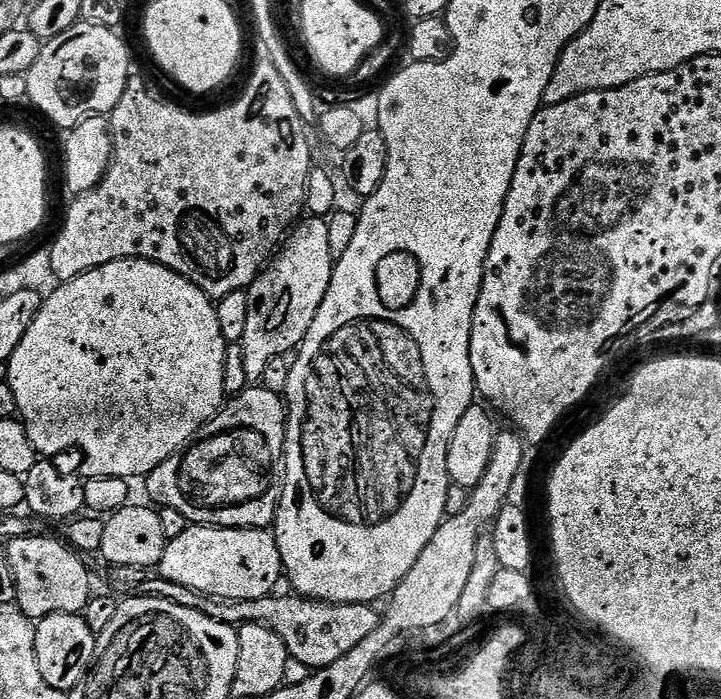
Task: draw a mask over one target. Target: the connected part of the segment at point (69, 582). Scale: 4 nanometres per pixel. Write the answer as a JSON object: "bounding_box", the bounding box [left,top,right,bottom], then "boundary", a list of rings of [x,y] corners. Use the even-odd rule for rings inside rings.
{"bounding_box":[7,534,92,622],"boundary":[[[33,534],[7,541],[9,566],[16,584],[16,602],[34,622],[59,612],[80,614],[92,600],[92,576],[85,561],[67,543],[59,544],[48,534]]]}

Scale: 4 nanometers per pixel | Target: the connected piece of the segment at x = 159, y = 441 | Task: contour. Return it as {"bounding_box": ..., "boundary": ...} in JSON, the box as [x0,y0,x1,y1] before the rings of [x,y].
{"bounding_box":[10,260,229,481],"boundary":[[[122,260],[119,264],[108,264],[96,272],[88,272],[84,276],[71,281],[61,296],[43,305],[40,317],[32,323],[31,330],[12,355],[10,383],[14,390],[14,398],[18,398],[18,416],[24,429],[30,434],[30,442],[34,442],[37,453],[44,458],[56,458],[71,448],[81,448],[88,455],[97,477],[114,478],[115,480],[135,481],[135,476],[147,478],[156,468],[173,458],[179,457],[201,435],[200,432],[208,423],[217,419],[224,396],[224,367],[228,364],[229,345],[222,338],[222,326],[218,326],[216,304],[194,282],[182,278],[174,270],[149,260]]]}

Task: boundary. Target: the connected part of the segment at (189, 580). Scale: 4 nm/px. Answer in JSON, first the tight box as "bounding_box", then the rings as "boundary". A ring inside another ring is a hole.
{"bounding_box":[158,526,284,601],"boundary":[[[192,526],[178,538],[168,542],[164,557],[158,565],[163,579],[178,586],[188,587],[204,596],[219,601],[246,601],[271,597],[277,590],[276,583],[282,580],[284,563],[276,545],[276,537],[263,528],[213,528],[211,526]]]}

